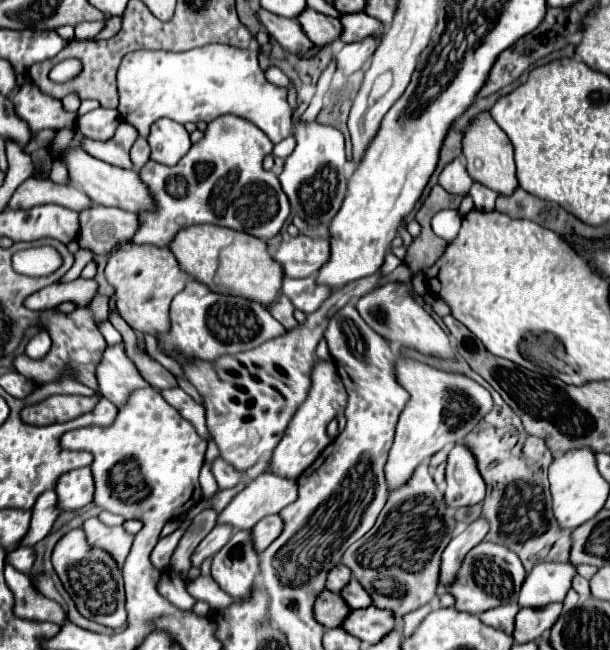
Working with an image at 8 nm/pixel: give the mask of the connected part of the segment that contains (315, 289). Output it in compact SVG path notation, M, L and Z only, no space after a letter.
M286 277L282 283L282 293L294 303L296 309L304 313L312 313L330 295L330 289L324 285L316 285L314 277L306 277L306 279Z

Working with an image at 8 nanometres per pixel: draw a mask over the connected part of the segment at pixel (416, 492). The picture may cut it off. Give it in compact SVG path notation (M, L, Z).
M422 463L412 479L392 491L376 525L358 539L342 555L342 563L352 571L352 577L368 591L372 605L392 611L400 621L406 613L434 601L438 591L440 555L452 539L456 521L446 521L444 497L438 491L428 465Z

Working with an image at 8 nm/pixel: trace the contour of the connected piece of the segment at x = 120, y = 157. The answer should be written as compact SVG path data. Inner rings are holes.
M120 123L114 137L108 141L94 141L94 139L82 139L82 149L86 153L90 153L92 157L106 161L110 165L116 167L124 167L130 169L132 161L130 161L130 147L136 141L136 129L128 123Z

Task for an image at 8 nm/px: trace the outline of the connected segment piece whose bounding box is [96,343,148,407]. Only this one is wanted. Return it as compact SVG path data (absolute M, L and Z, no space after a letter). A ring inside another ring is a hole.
M110 345L104 351L100 365L96 369L98 391L120 407L128 395L138 387L148 387L138 369L130 363L124 345Z

